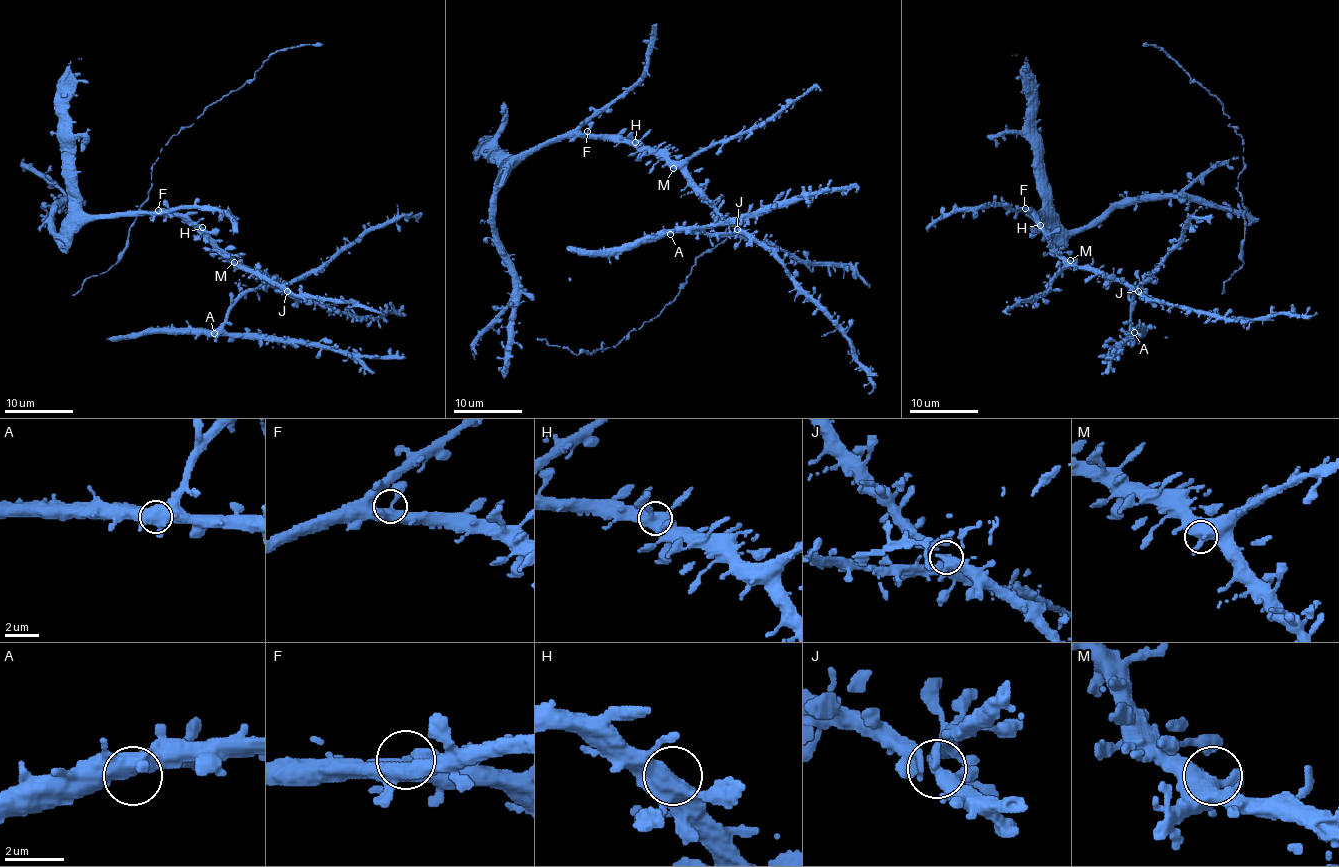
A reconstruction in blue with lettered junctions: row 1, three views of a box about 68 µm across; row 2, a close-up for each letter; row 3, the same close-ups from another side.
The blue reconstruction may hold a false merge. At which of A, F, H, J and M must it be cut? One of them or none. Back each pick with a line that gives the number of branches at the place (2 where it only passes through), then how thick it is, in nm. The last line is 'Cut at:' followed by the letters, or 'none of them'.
Cut at: none of them

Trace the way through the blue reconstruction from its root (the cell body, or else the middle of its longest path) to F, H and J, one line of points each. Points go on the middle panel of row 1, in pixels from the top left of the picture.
F: (494, 221), (497, 183), (512, 168), (545, 145), (562, 138), (582, 137), (587, 131)
H: (494, 221), (497, 183), (534, 151), (562, 138), (624, 137), (635, 142)
J: (494, 221), (497, 183), (526, 156), (562, 138), (628, 137), (679, 168), (728, 232), (737, 229)

